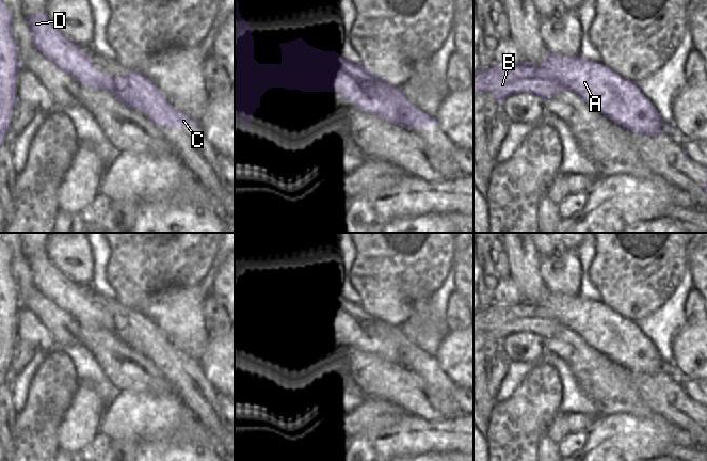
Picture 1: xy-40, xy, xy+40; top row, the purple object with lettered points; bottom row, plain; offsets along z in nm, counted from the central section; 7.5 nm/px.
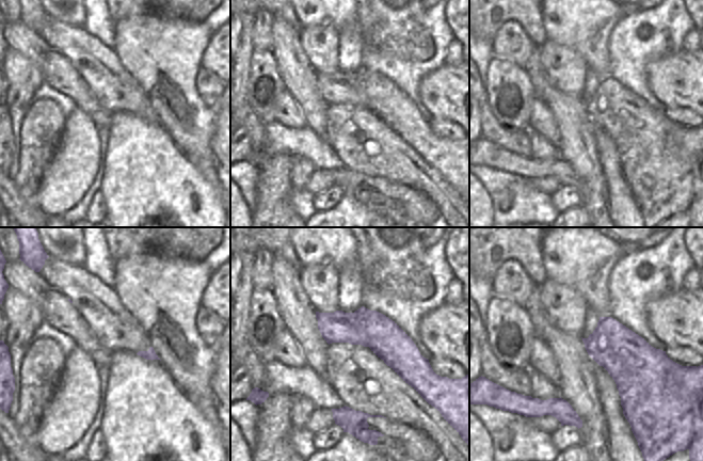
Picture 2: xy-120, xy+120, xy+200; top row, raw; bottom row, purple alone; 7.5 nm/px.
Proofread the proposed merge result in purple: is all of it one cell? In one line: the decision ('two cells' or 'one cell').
two cells

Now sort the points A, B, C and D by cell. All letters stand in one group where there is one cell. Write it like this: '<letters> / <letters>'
A C D / B

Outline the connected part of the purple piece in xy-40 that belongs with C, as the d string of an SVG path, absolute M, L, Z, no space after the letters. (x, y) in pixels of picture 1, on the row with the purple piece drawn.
M47 13L31 15L27 21L34 47L82 85L110 92L127 107L145 112L148 115L146 118L156 127L199 126L198 122L174 109L156 84L136 70L116 78L95 70L92 67L92 59L58 31Z

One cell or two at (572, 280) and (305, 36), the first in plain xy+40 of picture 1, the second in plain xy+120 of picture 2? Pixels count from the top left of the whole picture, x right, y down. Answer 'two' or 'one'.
one

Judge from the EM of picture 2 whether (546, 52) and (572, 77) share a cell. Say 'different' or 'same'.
same

